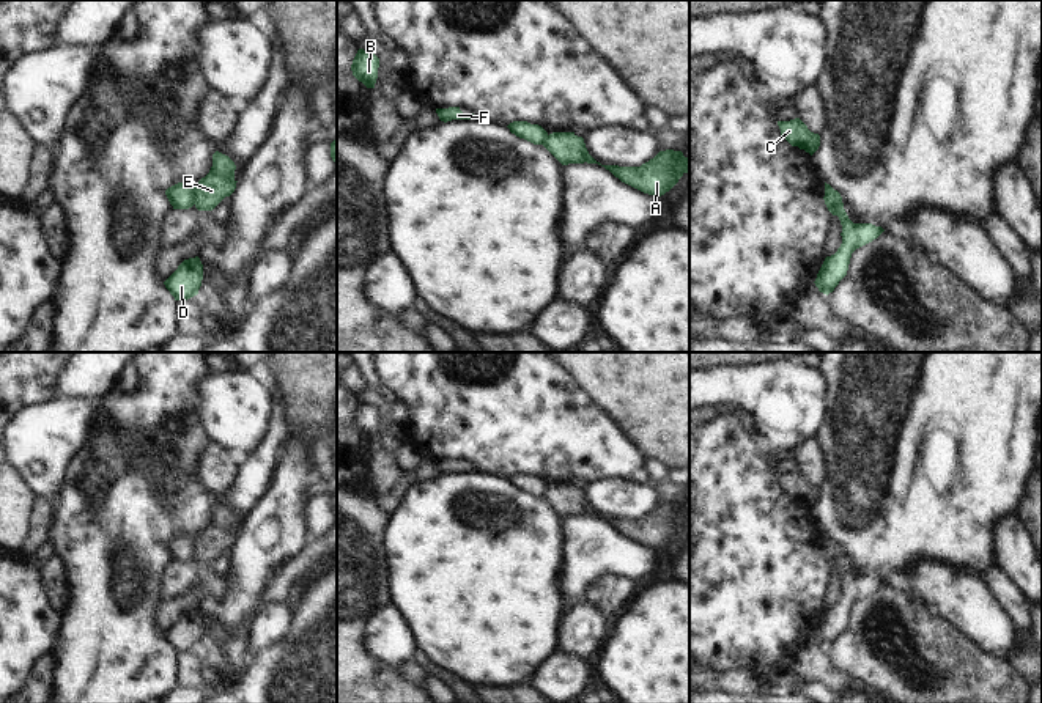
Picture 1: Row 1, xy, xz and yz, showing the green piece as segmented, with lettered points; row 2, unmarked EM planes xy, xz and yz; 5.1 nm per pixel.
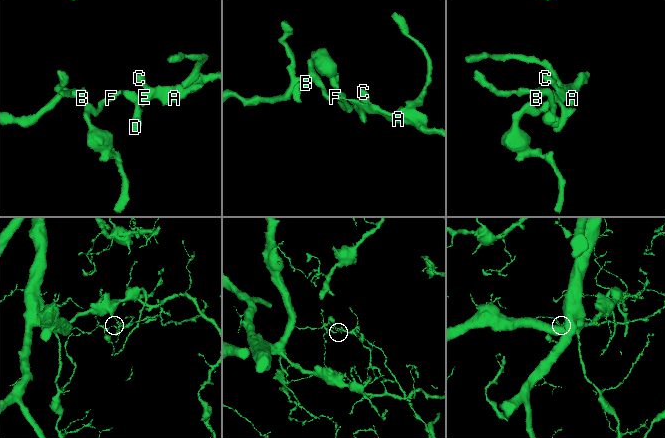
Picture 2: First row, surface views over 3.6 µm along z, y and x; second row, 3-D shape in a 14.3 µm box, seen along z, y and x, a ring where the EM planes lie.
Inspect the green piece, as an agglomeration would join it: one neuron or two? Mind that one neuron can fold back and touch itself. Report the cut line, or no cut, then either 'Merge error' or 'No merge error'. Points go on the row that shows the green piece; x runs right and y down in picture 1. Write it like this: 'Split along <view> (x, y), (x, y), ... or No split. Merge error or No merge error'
Split along xy (195, 186), (194, 203). Merge error

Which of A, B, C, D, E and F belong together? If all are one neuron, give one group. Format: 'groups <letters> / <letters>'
groups A C E / B D F

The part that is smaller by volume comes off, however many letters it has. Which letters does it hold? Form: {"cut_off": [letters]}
{"cut_off": ["A", "C", "E"]}

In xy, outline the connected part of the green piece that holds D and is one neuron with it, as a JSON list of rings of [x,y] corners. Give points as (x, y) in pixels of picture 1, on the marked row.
[[[198,256],[184,259],[164,282],[175,300],[187,300],[198,294],[203,280],[203,264]]]

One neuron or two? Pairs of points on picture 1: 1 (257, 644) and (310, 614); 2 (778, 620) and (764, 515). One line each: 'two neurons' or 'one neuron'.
1: two neurons
2: one neuron

